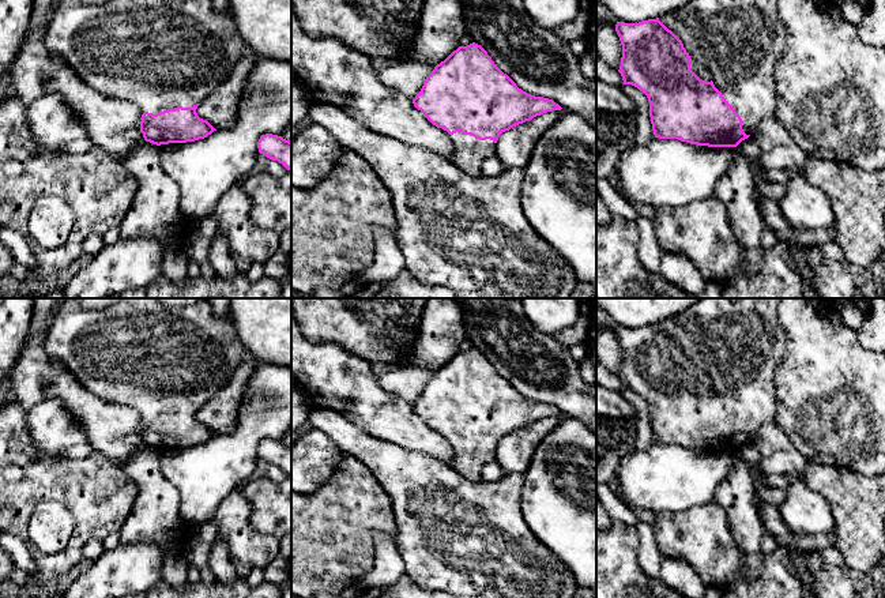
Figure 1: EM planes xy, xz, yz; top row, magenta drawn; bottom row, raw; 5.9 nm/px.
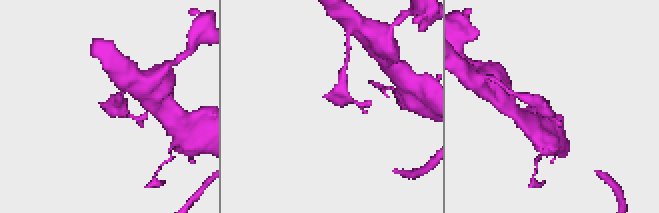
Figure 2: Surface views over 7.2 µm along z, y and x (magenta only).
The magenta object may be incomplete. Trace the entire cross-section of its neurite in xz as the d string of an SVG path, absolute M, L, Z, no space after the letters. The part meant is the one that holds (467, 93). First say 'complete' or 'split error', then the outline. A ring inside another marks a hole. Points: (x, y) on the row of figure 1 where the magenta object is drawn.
split error; M475 42L459 46L437 64L413 104L451 135L451 162L474 176L481 174L485 159L496 155L502 132L562 109L553 99L519 89Z

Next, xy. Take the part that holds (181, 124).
split error; M59 0L46 26L44 41L48 50L61 57L93 90L109 98L144 106L140 132L146 142L157 146L195 142L216 131L207 120L197 116L196 109L249 52L230 14L216 12L211 0L109 0L90 5L82 0ZM221 31L230 33L229 46L218 37Z

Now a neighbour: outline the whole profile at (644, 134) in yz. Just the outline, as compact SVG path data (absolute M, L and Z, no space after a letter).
M632 84L621 86L624 93L634 102L637 108L636 114L636 143L648 144L654 138L651 117L649 117L649 102L647 95Z

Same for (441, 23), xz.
M425 0L417 23L417 35L402 63L440 64L460 45L466 33L462 0Z

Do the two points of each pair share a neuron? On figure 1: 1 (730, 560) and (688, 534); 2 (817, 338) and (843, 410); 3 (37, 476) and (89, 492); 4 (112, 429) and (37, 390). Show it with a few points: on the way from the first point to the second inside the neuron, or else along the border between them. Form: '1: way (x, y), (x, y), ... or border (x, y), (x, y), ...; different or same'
1: way (719, 559), (699, 538); same
2: way (823, 356), (827, 386), (831, 392); same
3: way (49, 478), (60, 478), (76, 484); same
4: way (93, 414), (70, 392), (56, 392); same

